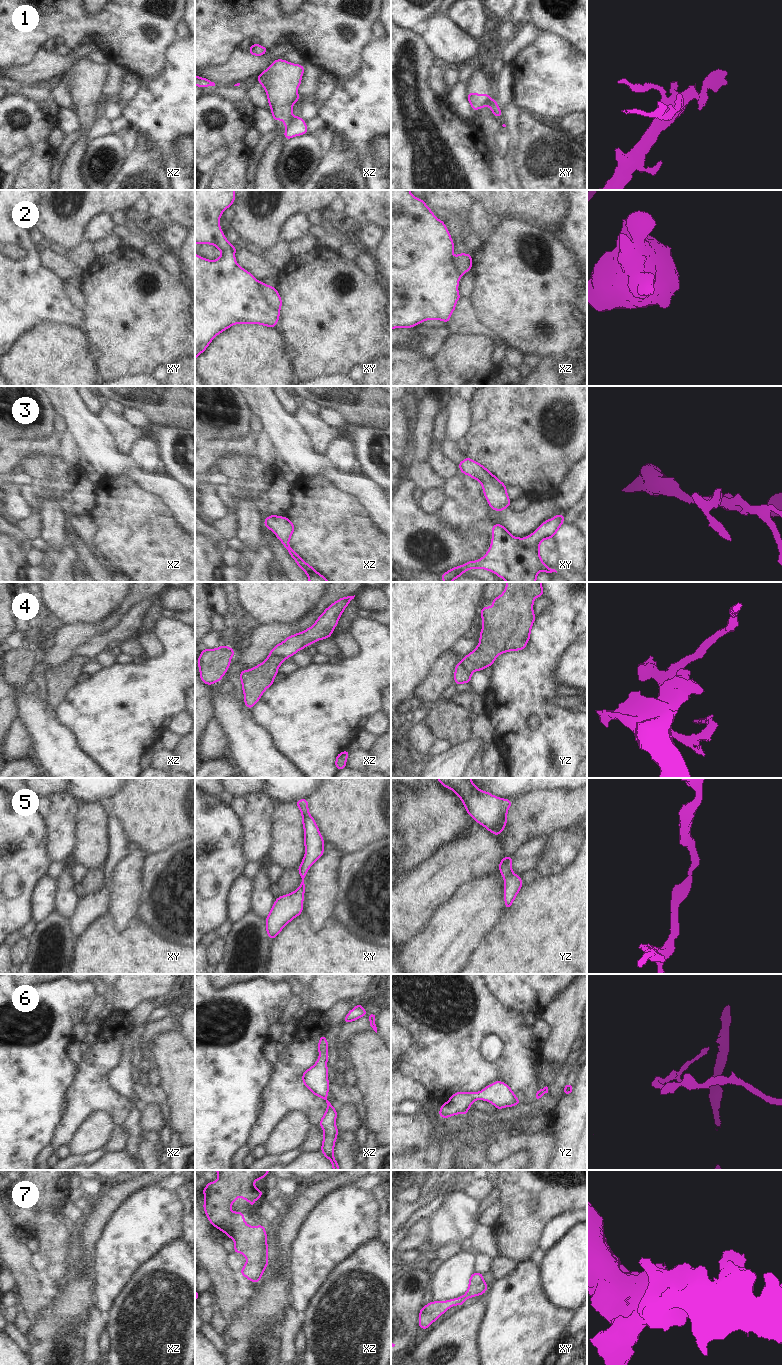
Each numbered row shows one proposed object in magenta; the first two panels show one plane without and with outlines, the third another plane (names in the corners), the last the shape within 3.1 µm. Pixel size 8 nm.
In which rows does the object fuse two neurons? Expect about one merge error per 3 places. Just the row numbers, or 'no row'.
1, 2, 4

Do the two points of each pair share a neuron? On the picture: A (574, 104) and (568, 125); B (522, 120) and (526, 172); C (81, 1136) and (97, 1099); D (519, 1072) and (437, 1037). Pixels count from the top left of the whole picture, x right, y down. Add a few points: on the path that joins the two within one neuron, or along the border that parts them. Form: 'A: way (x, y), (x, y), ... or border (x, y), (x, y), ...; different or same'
A: border (576, 112), (570, 112), (561, 118); different
B: way (526, 133), (526, 159); same
C: border (113, 1120), (105, 1112), (92, 1112), (75, 1130); different
D: way (499, 1071), (471, 1071), (457, 1057); same

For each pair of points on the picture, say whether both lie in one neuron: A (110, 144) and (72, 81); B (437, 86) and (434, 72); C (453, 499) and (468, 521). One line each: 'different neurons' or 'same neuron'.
A: different neurons
B: same neuron
C: same neuron

